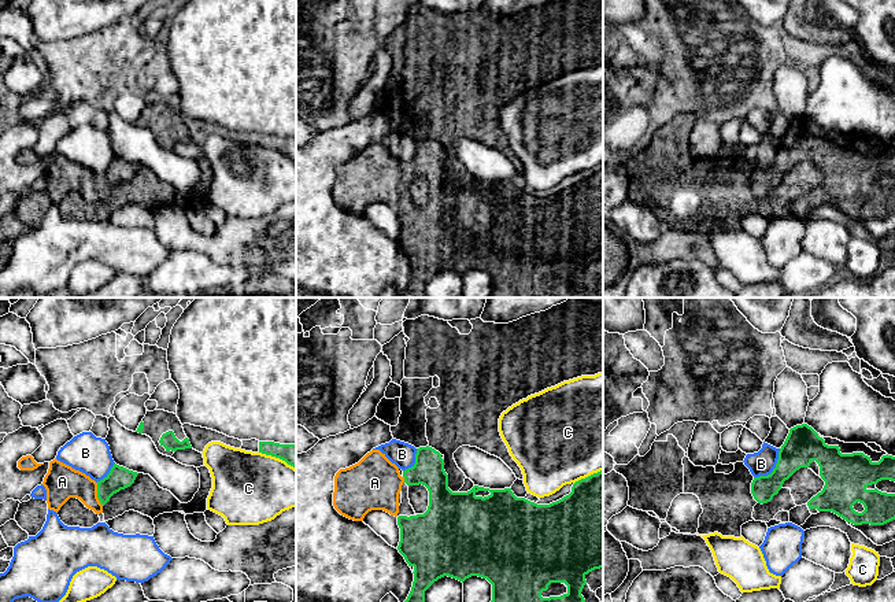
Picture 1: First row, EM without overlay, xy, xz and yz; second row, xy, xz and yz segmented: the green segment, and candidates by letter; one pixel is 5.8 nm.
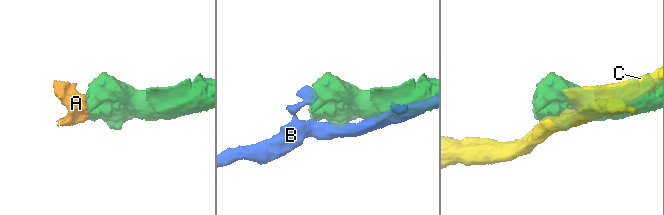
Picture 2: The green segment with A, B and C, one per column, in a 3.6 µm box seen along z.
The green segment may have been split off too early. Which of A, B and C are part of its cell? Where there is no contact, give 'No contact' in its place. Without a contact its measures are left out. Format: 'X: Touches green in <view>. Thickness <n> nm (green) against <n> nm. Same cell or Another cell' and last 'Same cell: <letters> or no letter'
A: Touches green in xy. Thickness 140 nm (green) against 200 nm. Same cell
B: Touches green in yz. Thickness 200 nm (green) against 140 nm. Another cell
C: Touches green in xy. Thickness 130 nm (green) against 440 nm. Another cell
Same cell: A

